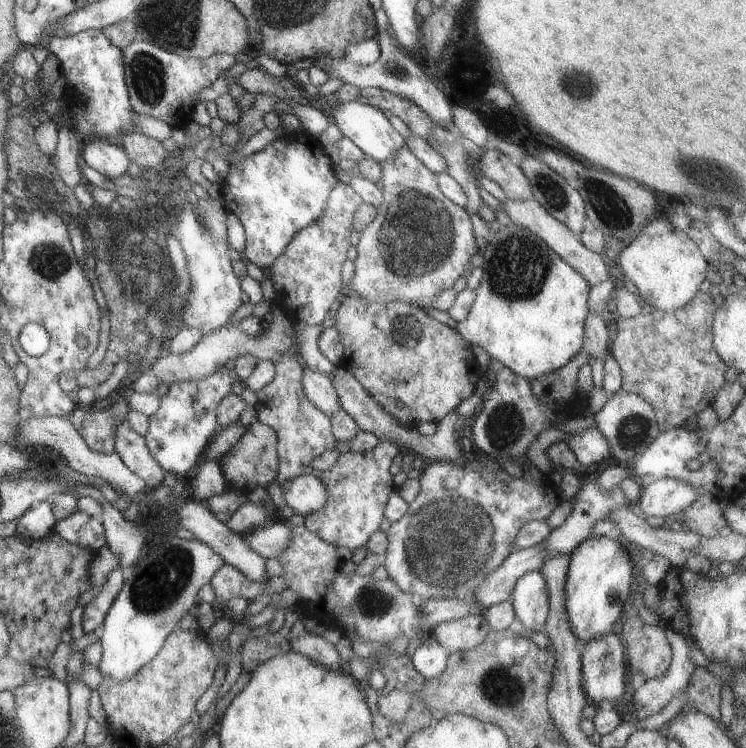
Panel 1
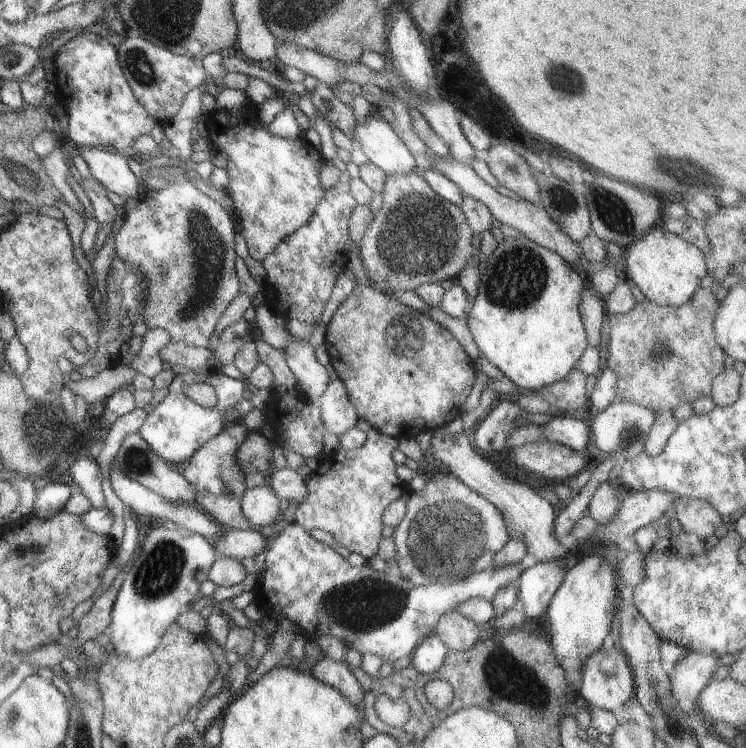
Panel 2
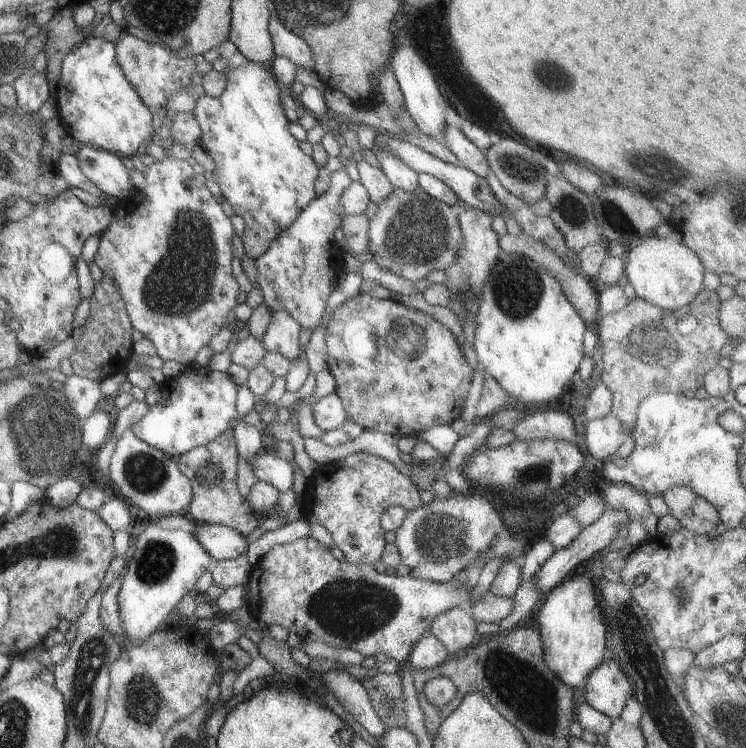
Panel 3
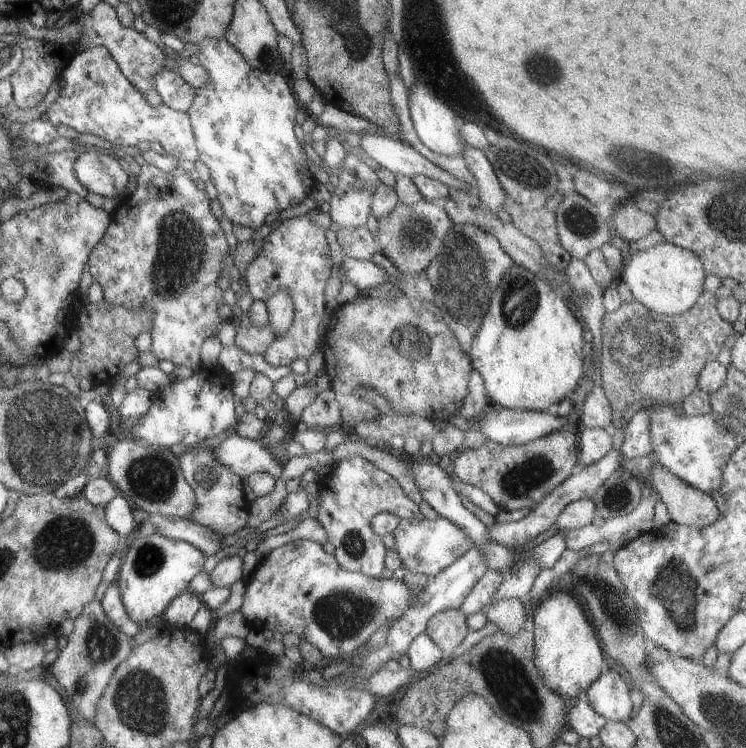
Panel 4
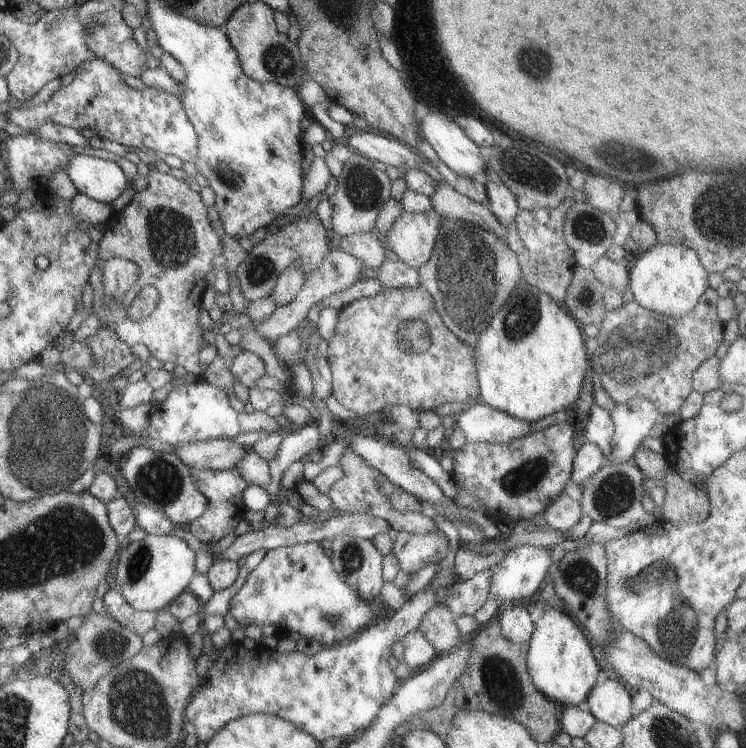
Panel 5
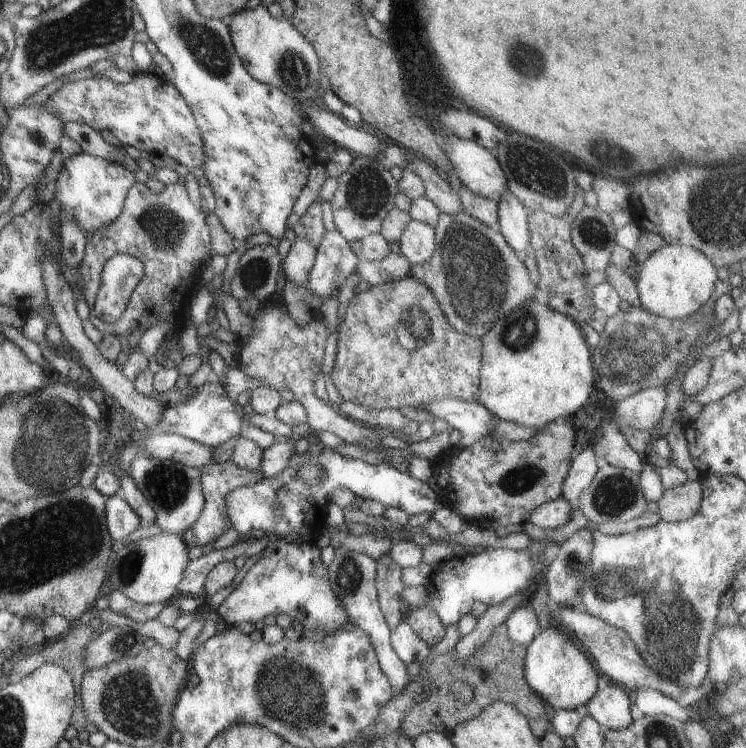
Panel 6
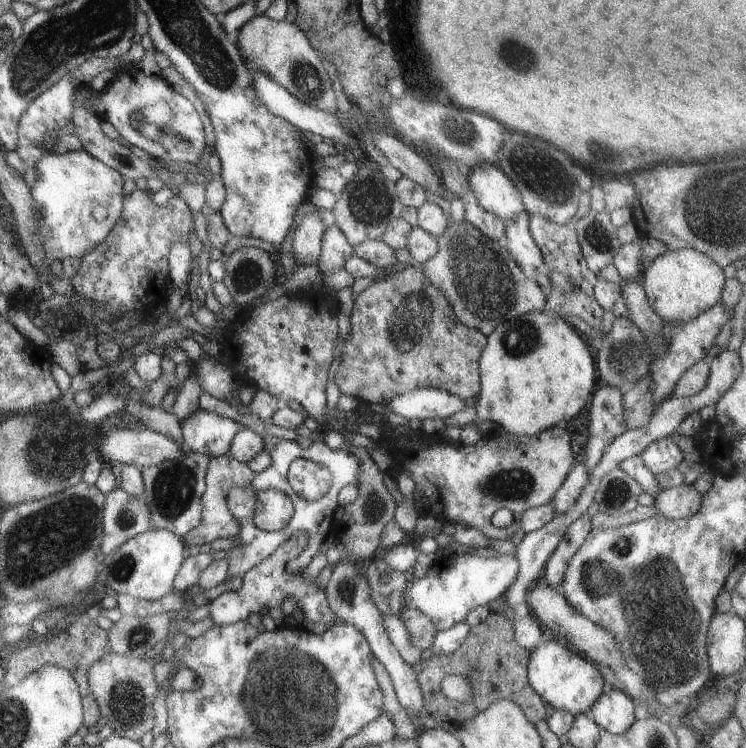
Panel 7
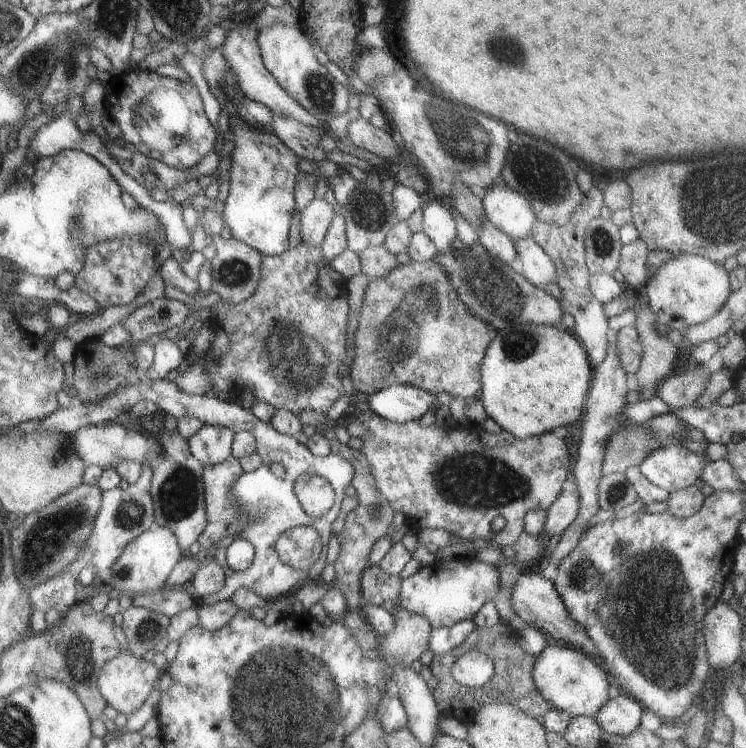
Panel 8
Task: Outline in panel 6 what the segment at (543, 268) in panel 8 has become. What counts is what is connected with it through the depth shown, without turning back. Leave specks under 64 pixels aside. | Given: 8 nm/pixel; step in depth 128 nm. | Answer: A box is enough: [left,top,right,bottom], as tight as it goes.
[495,190,530,257]

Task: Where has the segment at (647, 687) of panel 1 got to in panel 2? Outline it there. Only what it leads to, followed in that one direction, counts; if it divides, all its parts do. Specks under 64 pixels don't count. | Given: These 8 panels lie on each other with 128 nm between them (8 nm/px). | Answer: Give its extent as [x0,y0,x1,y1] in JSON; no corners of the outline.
[667,651,721,706]

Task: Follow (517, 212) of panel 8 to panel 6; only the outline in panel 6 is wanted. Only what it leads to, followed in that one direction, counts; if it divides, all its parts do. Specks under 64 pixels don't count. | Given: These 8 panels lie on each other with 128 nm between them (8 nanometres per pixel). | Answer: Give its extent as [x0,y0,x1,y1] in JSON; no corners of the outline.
[443,136,505,200]

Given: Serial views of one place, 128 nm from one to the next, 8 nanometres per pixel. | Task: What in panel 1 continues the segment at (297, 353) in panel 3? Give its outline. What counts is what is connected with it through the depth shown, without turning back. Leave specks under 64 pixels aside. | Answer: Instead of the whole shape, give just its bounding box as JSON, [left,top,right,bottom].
[301,362,340,417]

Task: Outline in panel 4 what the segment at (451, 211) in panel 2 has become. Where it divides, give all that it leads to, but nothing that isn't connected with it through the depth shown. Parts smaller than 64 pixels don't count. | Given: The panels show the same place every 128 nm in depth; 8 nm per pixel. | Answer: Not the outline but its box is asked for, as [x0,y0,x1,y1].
[373,198,451,273]

